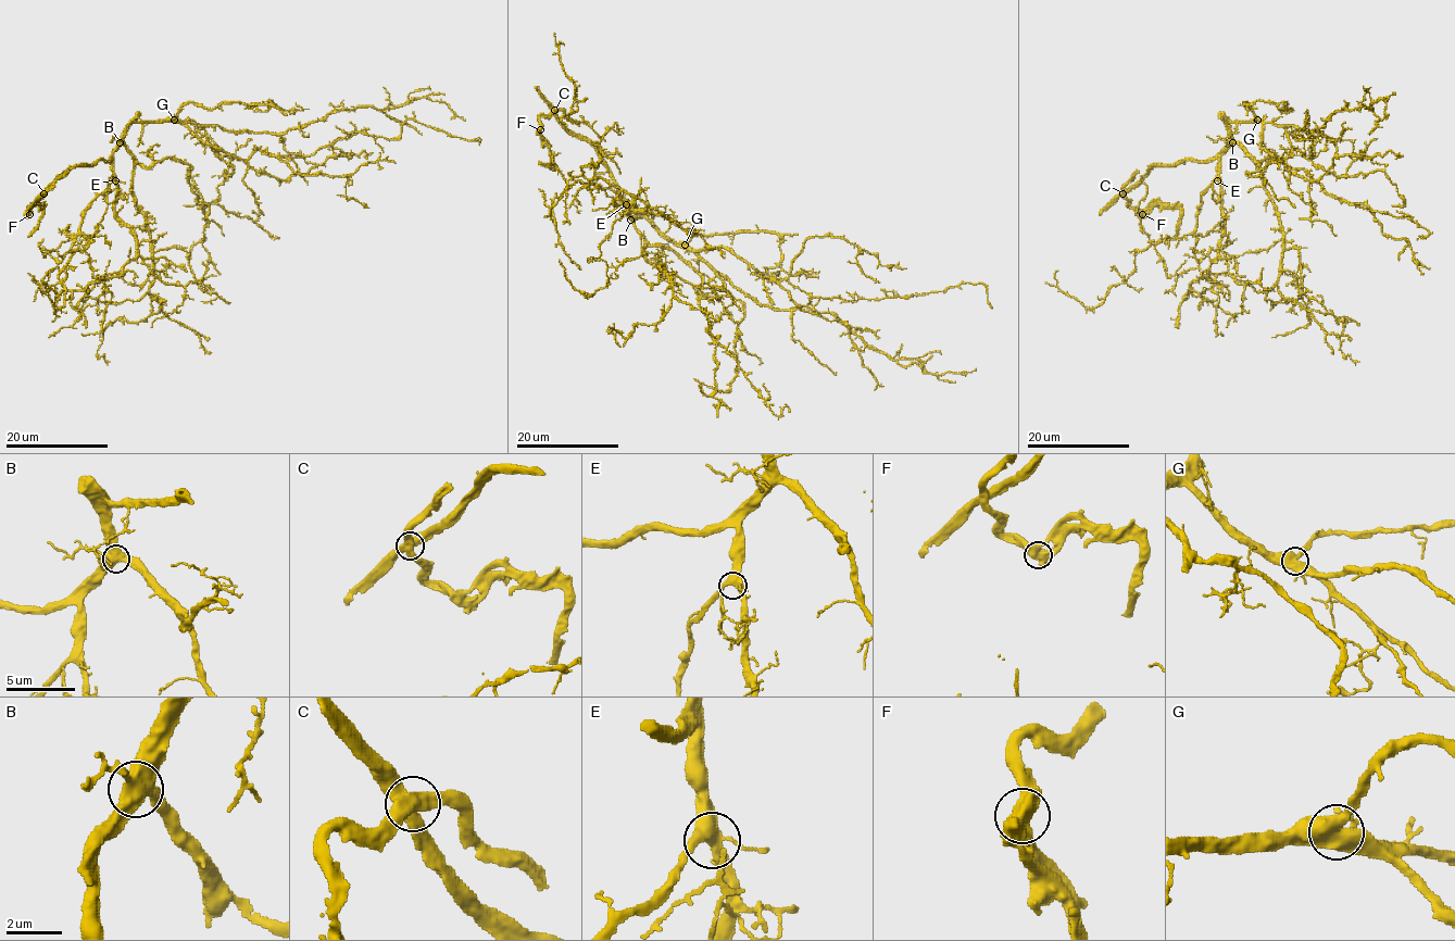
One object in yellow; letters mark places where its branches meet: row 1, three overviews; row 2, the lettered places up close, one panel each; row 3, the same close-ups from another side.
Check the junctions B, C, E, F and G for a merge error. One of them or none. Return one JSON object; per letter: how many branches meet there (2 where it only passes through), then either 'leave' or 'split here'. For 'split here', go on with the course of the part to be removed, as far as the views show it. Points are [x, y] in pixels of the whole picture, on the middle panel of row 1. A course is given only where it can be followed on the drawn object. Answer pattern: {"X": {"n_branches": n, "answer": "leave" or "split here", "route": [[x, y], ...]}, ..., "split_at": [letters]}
{"B": {"n_branches": 4, "answer": "leave"}, "C": {"n_branches": 4, "answer": "split here", "route": [[555, 111], [541, 114], [540, 118], [541, 139], [549, 147], [552, 167], [538, 162]]}, "E": {"n_branches": 4, "answer": "leave"}, "F": {"n_branches": 4, "answer": "leave"}, "G": {"n_branches": 4, "answer": "leave"}, "split_at": ["C"]}

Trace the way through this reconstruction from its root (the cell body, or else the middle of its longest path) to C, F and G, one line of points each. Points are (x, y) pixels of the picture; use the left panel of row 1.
C: (154, 122), (134, 122), (109, 160), (65, 171), (45, 193)
F: (154, 122), (134, 122), (109, 160), (65, 171), (29, 206), (29, 214)
G: (154, 122), (174, 120)

